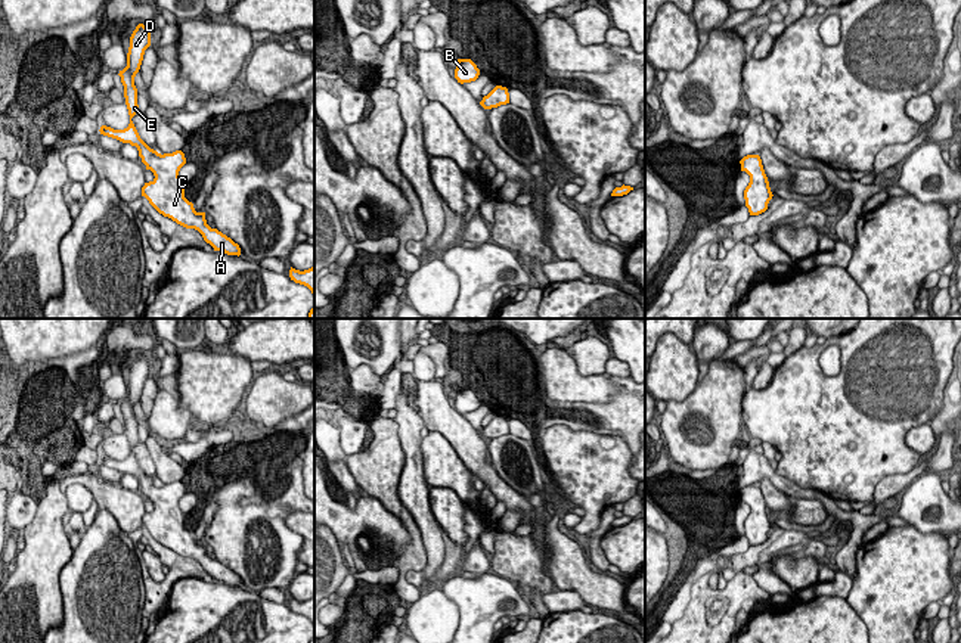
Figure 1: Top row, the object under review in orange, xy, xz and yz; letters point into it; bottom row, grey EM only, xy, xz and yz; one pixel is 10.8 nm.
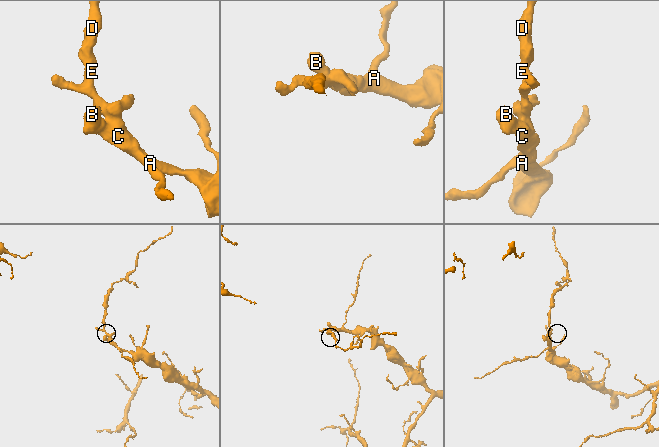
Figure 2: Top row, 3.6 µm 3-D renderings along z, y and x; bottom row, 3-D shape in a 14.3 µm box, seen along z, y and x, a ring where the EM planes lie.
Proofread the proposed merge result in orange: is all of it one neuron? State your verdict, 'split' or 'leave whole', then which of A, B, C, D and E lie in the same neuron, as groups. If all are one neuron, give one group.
leave whole | A B C D E

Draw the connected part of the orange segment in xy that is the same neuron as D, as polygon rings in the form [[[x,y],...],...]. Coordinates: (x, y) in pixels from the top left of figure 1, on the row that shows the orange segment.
[[[139,24],[130,37],[130,47],[127,53],[127,66],[120,71],[121,83],[124,86],[125,105],[130,115],[130,124],[124,130],[114,130],[102,125],[100,134],[117,139],[123,143],[130,143],[139,150],[142,162],[146,170],[151,170],[155,178],[145,183],[142,196],[164,217],[171,218],[186,229],[198,230],[204,240],[210,243],[214,251],[227,255],[241,255],[241,248],[230,237],[211,229],[207,224],[205,212],[196,212],[193,204],[185,198],[185,184],[179,177],[180,168],[186,164],[185,153],[176,150],[173,153],[158,153],[151,149],[139,136],[131,118],[139,112],[137,88],[134,77],[140,69],[145,50],[151,46],[151,28]]]

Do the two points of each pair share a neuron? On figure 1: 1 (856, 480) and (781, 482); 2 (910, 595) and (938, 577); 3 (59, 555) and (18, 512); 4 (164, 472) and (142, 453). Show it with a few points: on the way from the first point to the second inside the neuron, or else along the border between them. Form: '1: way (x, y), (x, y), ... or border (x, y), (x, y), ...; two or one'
1: border (774, 471), (802, 487), (817, 488), (827, 496); two
2: way (917, 587), (930, 577); one
3: border (39, 503), (34, 518), (21, 531); two
4: border (143, 443), (158, 481); two

